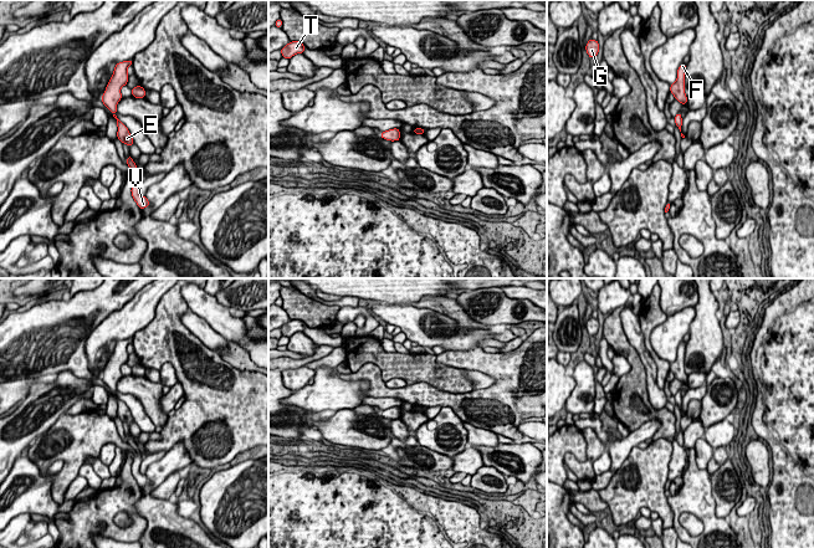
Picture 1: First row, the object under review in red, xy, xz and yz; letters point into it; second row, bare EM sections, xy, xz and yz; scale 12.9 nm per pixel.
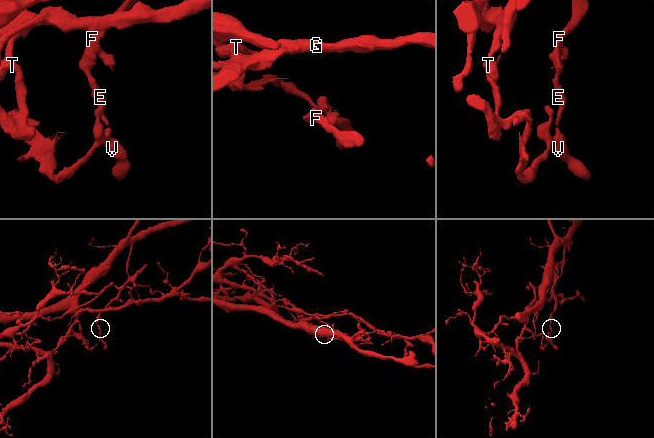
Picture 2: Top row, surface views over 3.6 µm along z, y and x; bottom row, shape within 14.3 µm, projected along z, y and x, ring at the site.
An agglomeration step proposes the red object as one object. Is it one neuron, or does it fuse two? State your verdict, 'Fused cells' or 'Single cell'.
Fused cells

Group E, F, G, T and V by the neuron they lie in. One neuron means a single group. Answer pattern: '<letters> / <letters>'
E V / F G T

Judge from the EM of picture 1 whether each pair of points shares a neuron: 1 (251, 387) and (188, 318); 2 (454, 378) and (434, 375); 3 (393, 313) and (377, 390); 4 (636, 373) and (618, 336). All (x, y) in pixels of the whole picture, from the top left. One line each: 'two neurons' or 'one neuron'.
1: two neurons
2: one neuron
3: two neurons
4: one neuron

